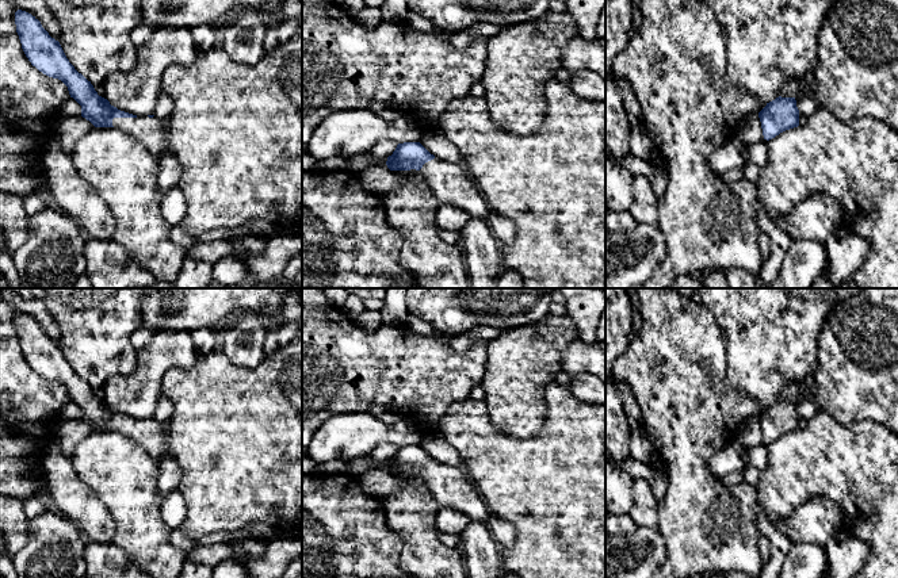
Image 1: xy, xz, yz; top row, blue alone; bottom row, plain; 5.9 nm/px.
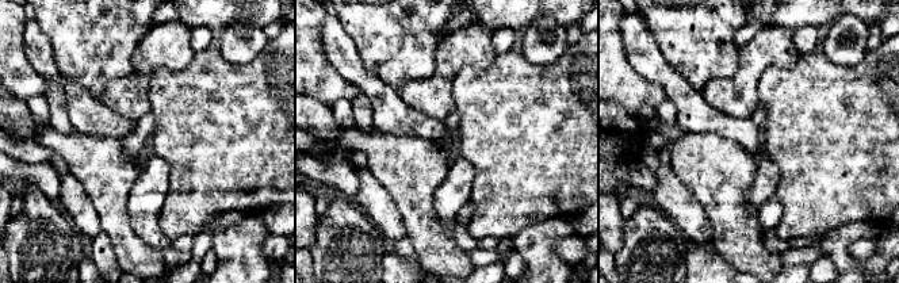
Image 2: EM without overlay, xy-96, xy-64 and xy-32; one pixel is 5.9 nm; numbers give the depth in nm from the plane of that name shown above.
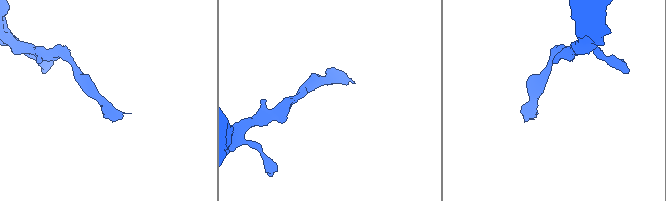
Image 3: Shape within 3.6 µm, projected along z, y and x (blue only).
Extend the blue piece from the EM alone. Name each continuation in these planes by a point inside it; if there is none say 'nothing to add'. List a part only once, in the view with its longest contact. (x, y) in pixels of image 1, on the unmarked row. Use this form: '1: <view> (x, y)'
1: xy (152, 435)

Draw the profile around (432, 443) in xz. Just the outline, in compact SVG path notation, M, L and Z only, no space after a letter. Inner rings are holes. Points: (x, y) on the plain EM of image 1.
M424 430L419 445L439 463L452 467L465 467L461 455L442 437L437 430Z

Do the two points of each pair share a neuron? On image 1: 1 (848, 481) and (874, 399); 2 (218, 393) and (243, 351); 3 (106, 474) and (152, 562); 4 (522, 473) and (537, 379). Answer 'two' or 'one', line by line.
1: two
2: two
3: one
4: two

